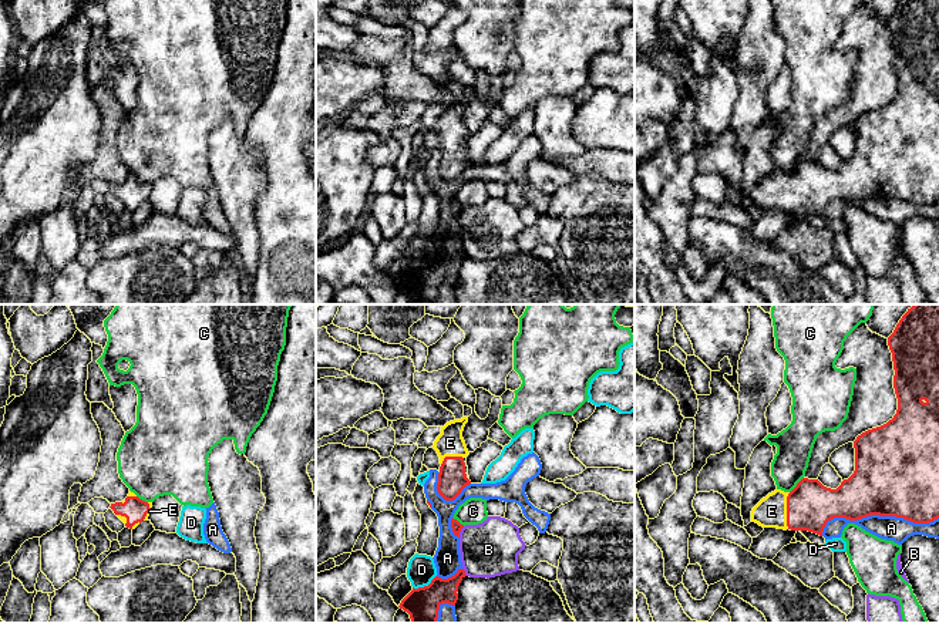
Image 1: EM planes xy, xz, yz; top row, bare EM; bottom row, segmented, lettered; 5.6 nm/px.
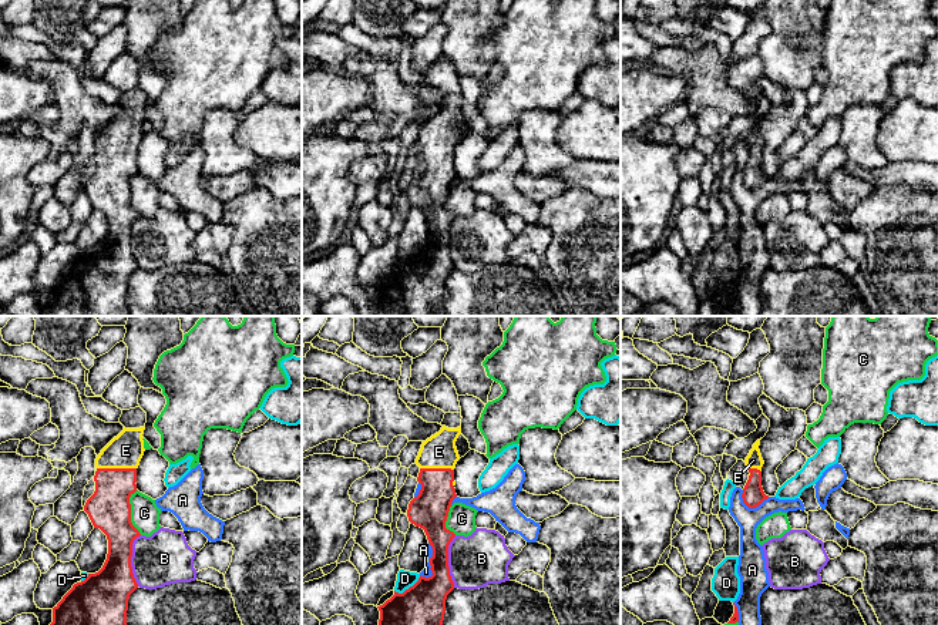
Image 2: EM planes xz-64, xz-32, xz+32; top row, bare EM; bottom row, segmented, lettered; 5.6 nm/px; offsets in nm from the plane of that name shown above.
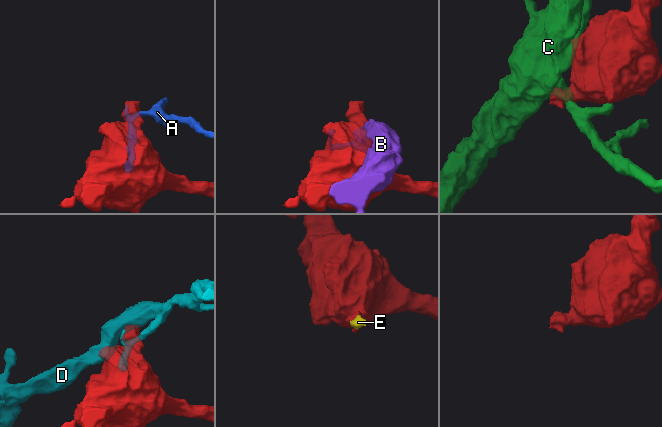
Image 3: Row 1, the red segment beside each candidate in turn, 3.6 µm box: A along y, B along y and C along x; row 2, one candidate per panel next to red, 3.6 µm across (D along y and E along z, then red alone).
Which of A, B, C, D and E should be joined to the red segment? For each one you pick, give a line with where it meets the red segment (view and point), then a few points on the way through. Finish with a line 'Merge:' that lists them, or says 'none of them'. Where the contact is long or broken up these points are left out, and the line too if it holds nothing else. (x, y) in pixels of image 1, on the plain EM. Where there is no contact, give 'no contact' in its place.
E: yz (787, 192) | across yz (810, 187), (797, 192), (787, 192), (771, 192)
Merge: E

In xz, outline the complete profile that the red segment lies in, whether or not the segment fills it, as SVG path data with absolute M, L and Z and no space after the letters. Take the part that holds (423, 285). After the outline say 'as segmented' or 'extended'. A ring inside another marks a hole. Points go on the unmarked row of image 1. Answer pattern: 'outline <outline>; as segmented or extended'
outline M458 250L448 260L435 257L428 267L413 269L398 289L410 296L410 304L437 304L438 292L442 284L455 287L458 267L465 257L464 250Z; as segmented

